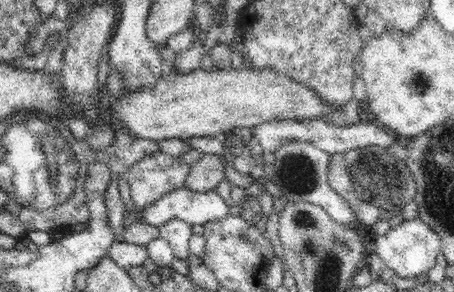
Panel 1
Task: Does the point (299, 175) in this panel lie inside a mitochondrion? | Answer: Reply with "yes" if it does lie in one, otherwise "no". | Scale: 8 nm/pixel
yes

